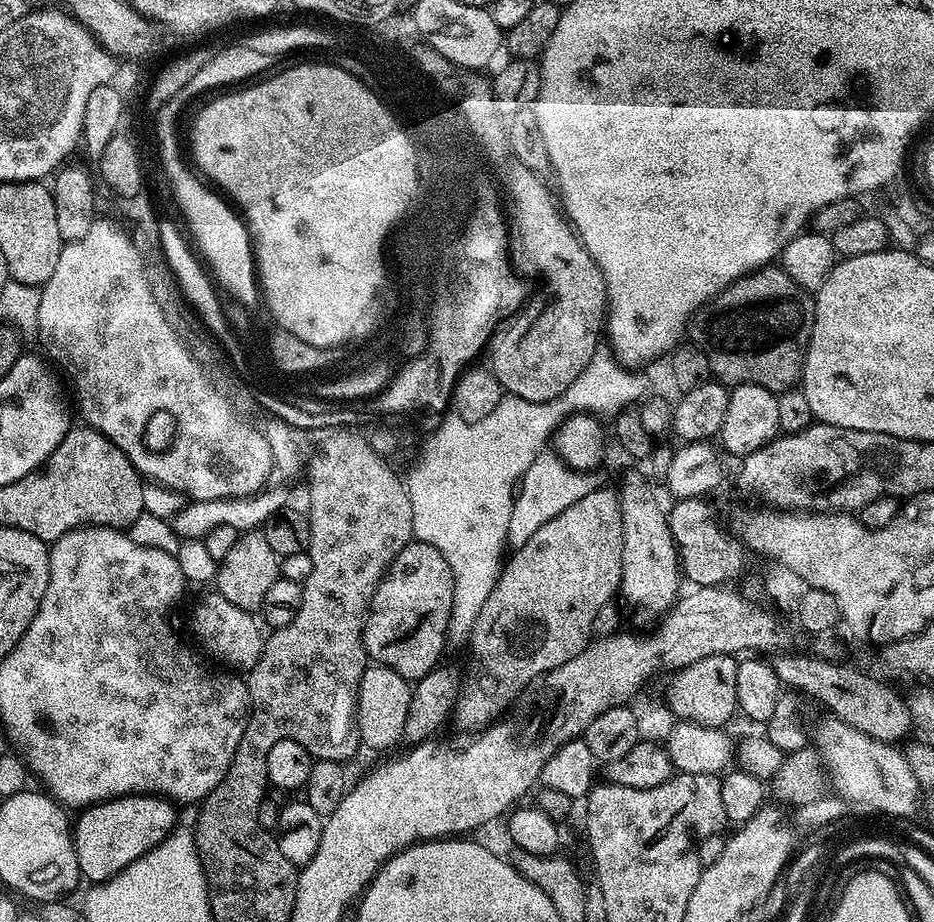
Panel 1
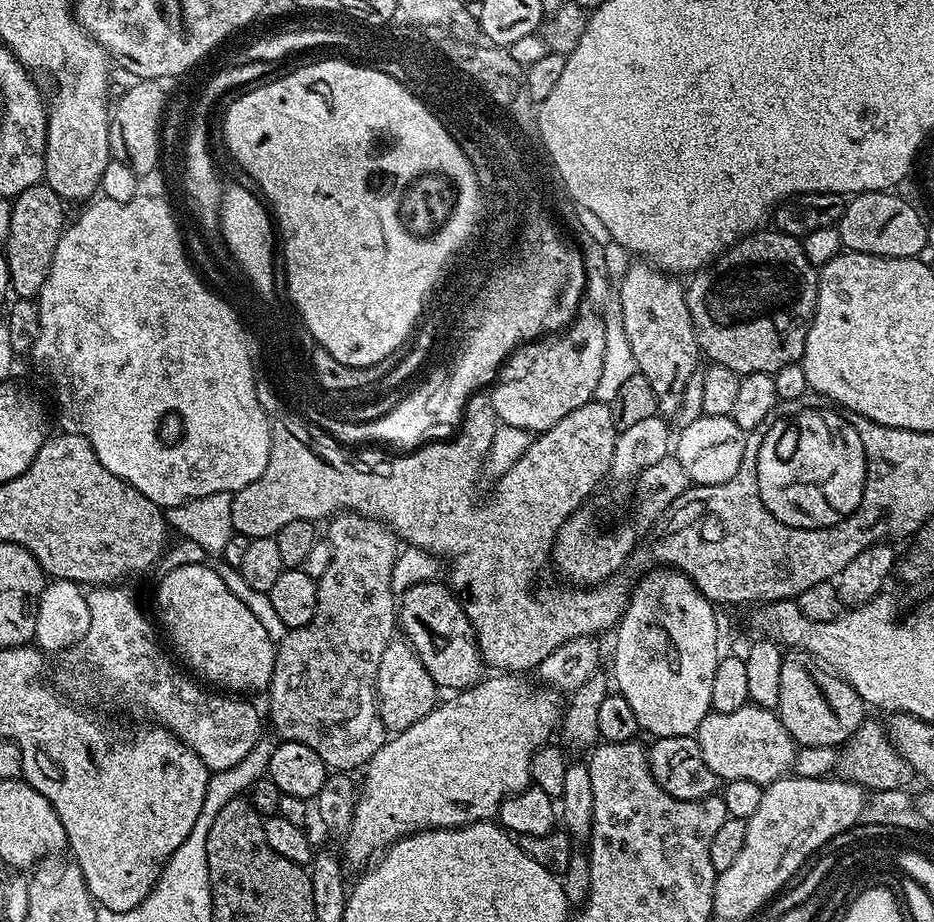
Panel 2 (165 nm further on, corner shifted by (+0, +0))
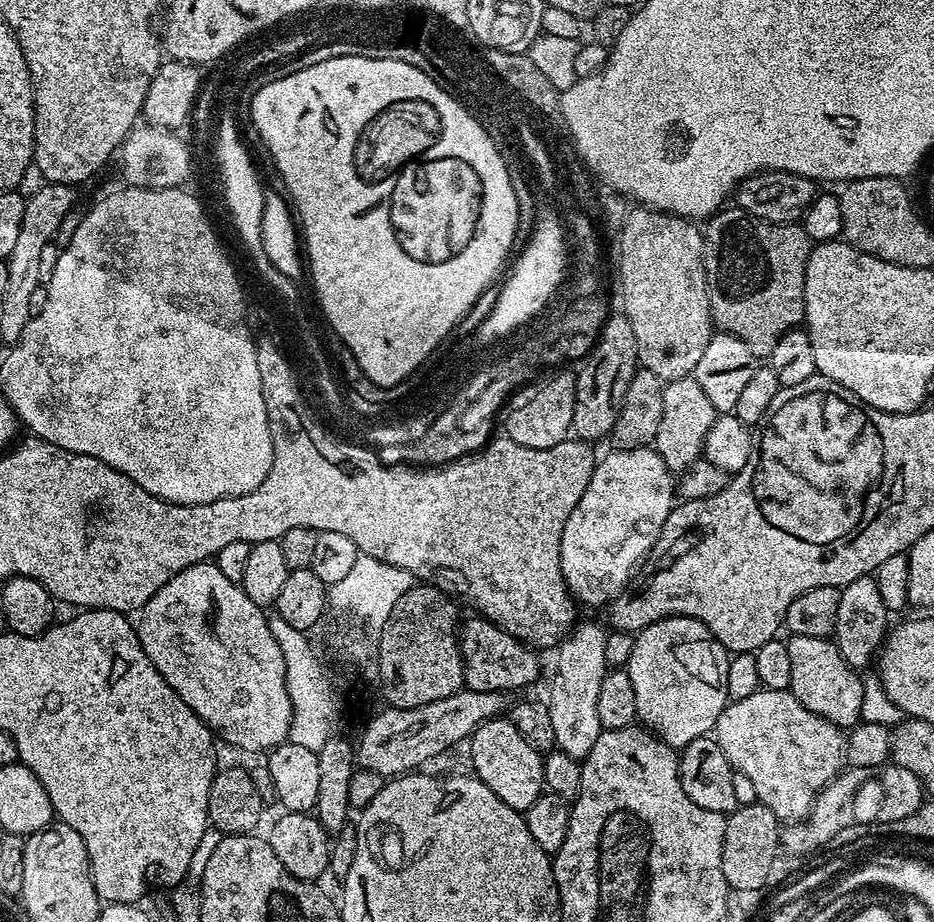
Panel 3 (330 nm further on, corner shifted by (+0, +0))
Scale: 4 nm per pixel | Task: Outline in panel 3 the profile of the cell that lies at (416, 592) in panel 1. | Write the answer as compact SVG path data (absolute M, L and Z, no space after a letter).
M483 618L463 621L458 632L460 657L464 660L464 682L470 691L504 692L508 688L524 688L540 676L540 660L529 645L515 640L497 624Z

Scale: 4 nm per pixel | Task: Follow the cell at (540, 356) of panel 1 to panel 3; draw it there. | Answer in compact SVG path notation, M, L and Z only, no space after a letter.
M556 370L541 376L544 376L541 380L536 380L525 388L524 385L517 387L502 409L503 435L518 442L518 446L530 446L534 450L546 450L569 439L576 405L575 371Z

